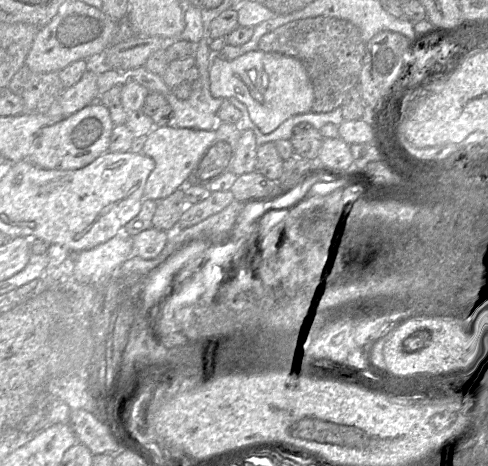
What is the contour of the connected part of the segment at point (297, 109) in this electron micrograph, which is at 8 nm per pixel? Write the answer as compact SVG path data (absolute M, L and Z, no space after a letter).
M258 49L241 54L233 60L213 57L209 70L210 92L215 98L234 98L242 102L250 119L263 134L276 130L297 114L311 111L314 91L301 61L279 53Z

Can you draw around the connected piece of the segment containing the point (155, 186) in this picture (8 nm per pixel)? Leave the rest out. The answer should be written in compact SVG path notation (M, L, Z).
M175 125L154 127L147 135L142 149L142 153L151 157L155 163L145 183L144 199L160 201L177 189L184 188L189 175L214 139L215 129L199 130L180 128Z

